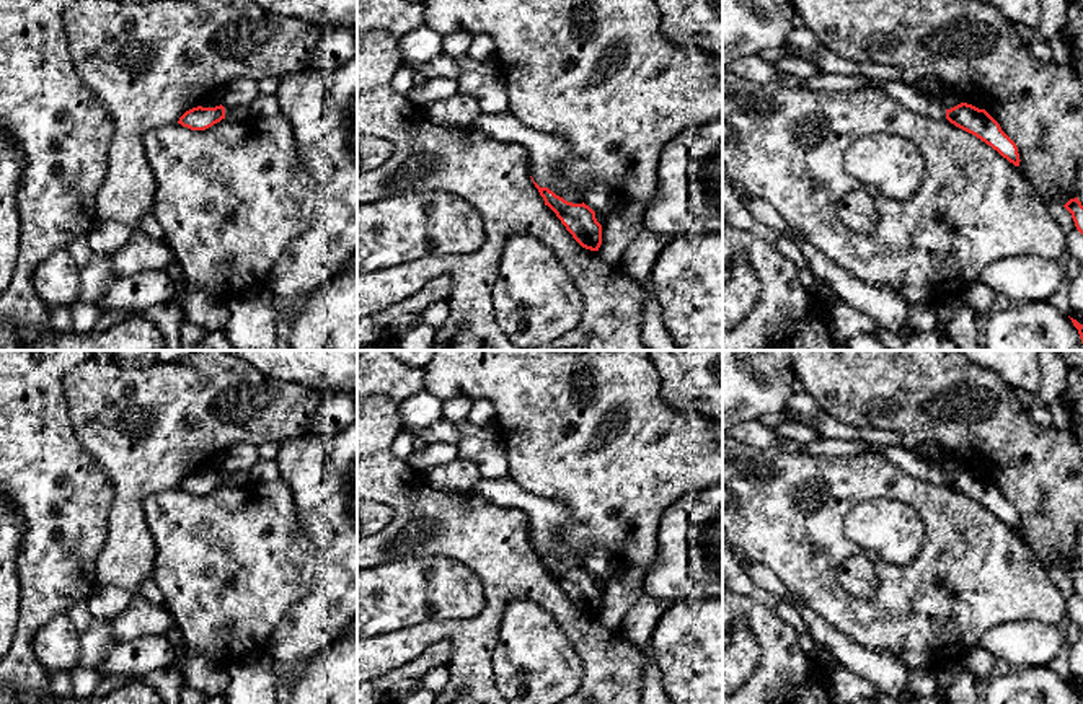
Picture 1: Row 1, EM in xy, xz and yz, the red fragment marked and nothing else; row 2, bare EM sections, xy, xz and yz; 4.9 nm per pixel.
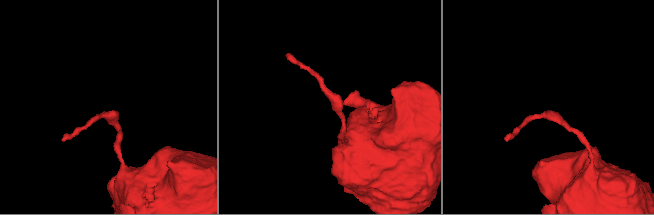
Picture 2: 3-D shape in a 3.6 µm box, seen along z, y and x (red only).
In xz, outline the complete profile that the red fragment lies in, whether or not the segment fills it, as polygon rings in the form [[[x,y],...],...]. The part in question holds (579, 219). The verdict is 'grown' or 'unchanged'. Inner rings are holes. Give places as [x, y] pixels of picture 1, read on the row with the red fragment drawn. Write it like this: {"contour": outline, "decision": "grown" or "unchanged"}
{"contour": [[[533,181],[535,187],[538,189],[540,196],[545,200],[566,230],[572,235],[572,238],[586,249],[599,251],[602,244],[602,225],[595,218],[595,212],[582,204],[572,204],[564,200],[563,197],[556,196],[548,187],[540,187]]], "decision": "unchanged"}

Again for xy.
{"contour": [[[222,104],[215,108],[197,106],[186,111],[179,117],[178,124],[191,130],[206,130],[214,124],[220,122],[222,119],[225,119],[225,108]]], "decision": "unchanged"}

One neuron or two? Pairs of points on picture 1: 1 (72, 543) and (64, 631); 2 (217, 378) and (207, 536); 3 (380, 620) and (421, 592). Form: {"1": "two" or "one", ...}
{"1": "two", "2": "two", "3": "one"}

